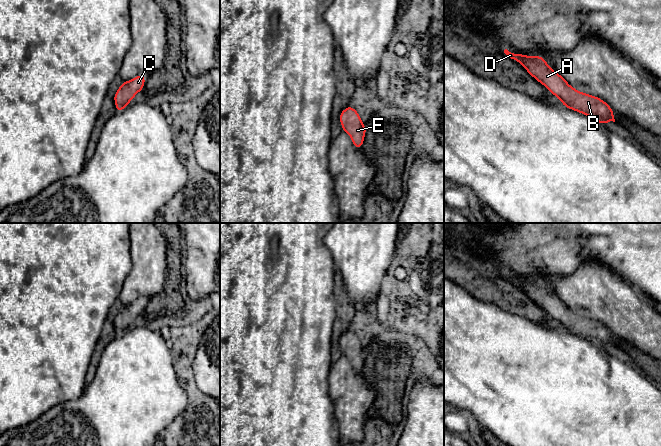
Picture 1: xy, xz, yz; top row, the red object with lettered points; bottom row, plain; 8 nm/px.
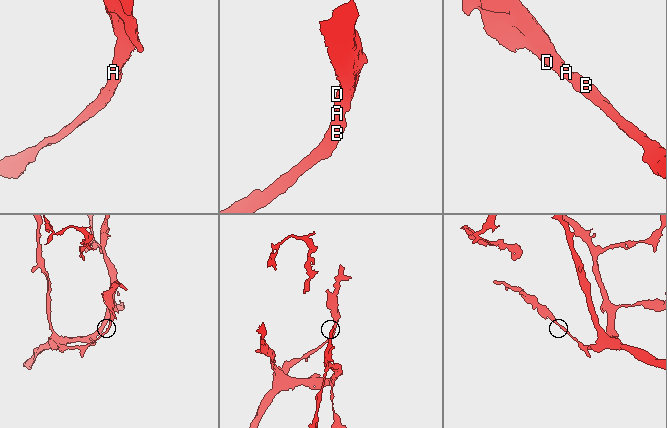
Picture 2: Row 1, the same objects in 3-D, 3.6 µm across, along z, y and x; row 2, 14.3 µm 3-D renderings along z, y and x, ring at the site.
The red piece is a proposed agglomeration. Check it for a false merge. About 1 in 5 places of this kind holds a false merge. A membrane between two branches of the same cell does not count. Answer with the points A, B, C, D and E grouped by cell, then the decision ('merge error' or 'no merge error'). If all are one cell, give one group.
A B C D E | no merge error

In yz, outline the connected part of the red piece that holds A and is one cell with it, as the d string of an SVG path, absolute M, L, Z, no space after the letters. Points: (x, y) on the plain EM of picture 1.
M507 273L504 277L519 286L532 301L559 322L565 331L582 337L603 349L609 345L615 346L613 334L606 326L570 310L561 299L549 291L543 281L514 278Z

